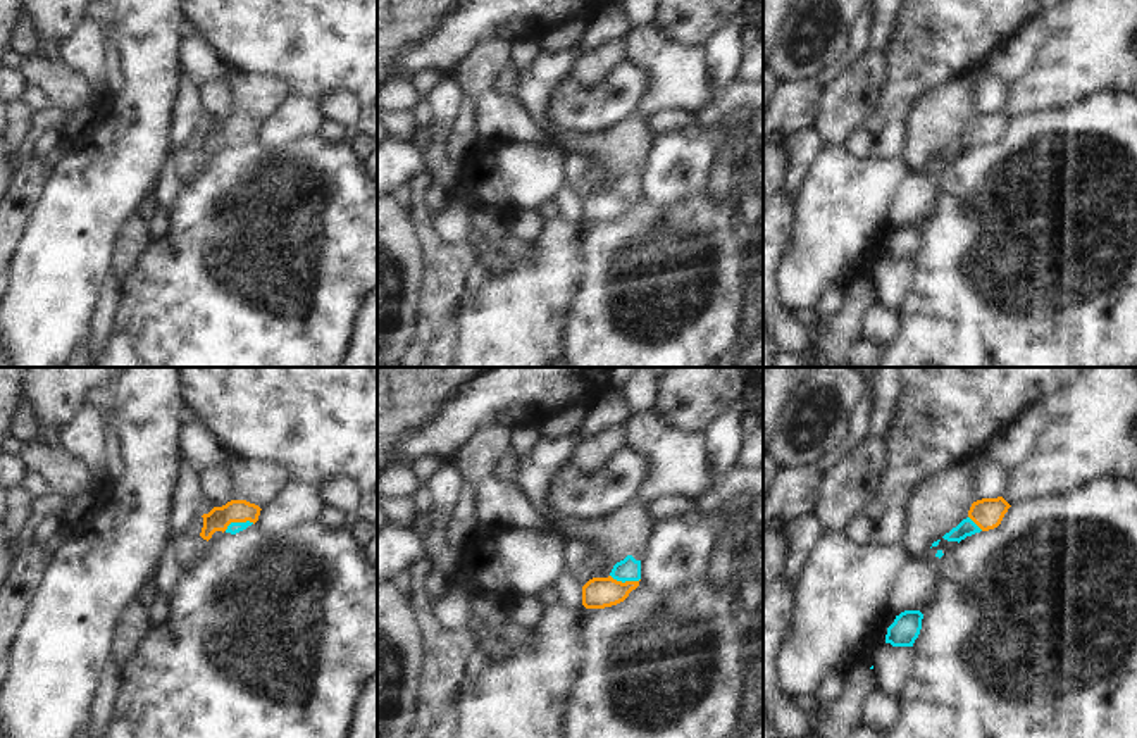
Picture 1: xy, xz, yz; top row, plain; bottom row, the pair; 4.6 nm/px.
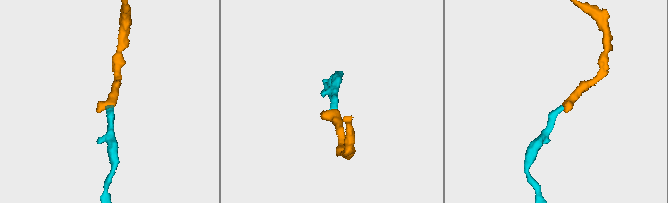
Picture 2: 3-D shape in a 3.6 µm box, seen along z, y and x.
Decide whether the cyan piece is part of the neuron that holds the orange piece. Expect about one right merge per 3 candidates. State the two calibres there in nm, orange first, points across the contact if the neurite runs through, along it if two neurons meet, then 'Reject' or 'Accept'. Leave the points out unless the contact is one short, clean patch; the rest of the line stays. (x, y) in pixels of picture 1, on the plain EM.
Thickness 110 nm (orange) against 60 nm. Path across: xy (236, 125), (238, 135), (233, 142). Accept

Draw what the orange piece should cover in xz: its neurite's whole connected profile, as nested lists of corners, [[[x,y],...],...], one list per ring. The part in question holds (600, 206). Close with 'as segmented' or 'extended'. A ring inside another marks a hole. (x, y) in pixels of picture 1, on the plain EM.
[[[627,169],[617,176],[608,191],[593,191],[582,200],[586,222],[605,222],[624,216],[639,200],[641,174]]]; extended

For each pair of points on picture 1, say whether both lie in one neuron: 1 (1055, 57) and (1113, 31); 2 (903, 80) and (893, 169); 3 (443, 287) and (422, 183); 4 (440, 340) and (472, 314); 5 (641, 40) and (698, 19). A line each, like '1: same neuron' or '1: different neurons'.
1: same neuron
2: different neurons
3: same neuron
4: different neurons
5: different neurons

